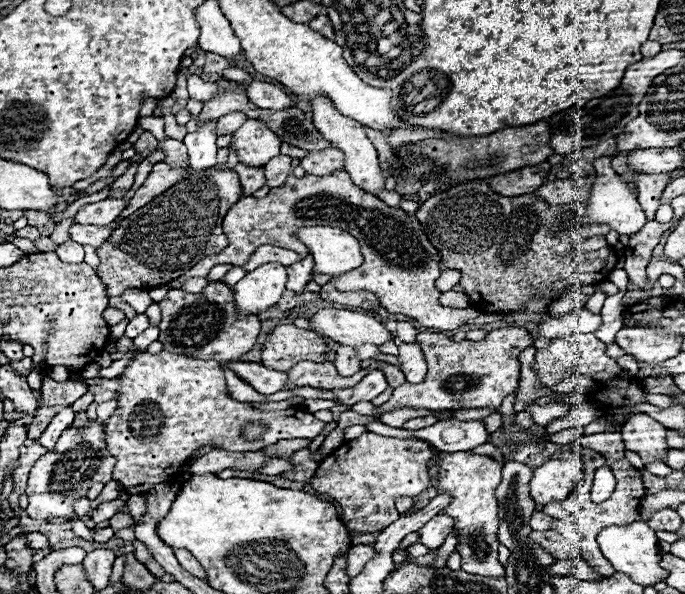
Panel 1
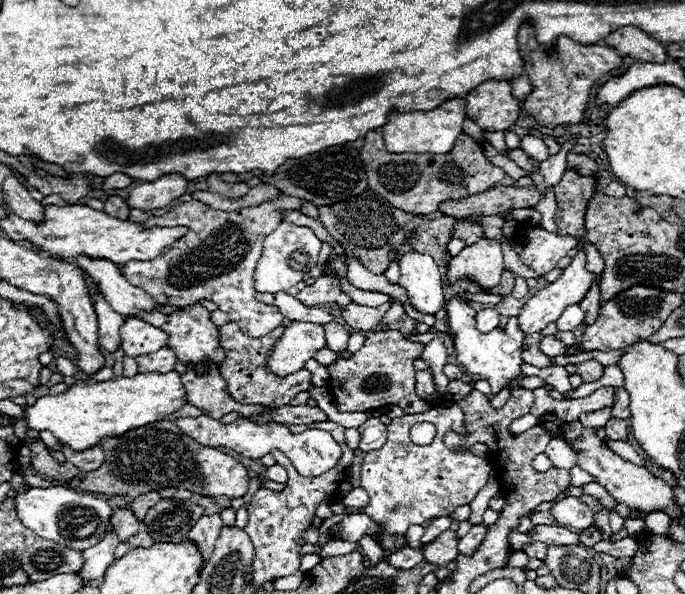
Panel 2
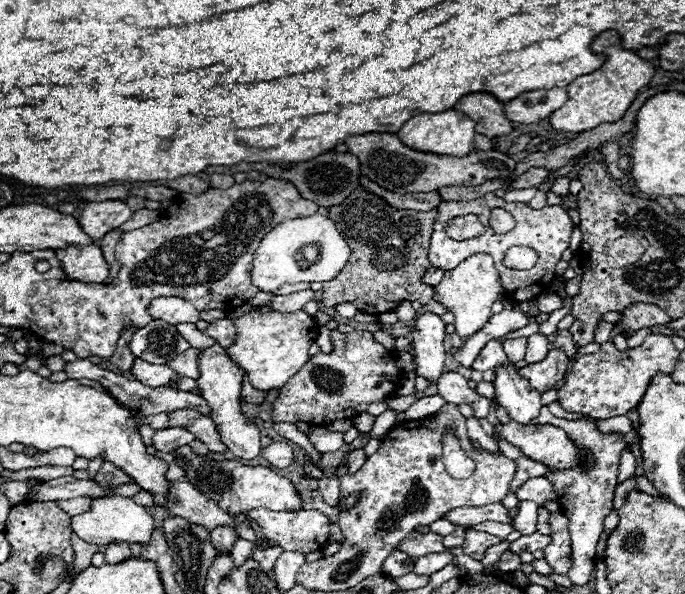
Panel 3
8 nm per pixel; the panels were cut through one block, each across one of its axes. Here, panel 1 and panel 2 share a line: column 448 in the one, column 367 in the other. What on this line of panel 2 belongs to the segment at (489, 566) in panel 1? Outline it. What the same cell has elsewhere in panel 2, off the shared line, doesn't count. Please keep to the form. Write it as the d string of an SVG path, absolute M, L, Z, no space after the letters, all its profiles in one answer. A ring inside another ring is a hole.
M446 402L446 406L438 406L434 410L428 410L424 414L404 414L400 418L392 418L392 422L386 426L388 428L388 438L386 444L380 450L372 450L364 456L362 460L362 478L360 478L360 486L368 492L370 496L370 504L364 508L352 508L346 506L346 514L368 514L378 526L380 526L380 534L406 534L406 530L412 524L422 524L426 520L432 518L440 518L440 514L452 514L458 506L462 504L470 504L474 500L474 496L478 494L478 490L486 484L492 466L486 458L480 458L472 452L450 452L444 446L444 434L448 428L462 432L462 422L464 422L464 412L456 402ZM418 422L430 422L436 426L436 436L428 446L416 446L410 440L410 426L418 424Z

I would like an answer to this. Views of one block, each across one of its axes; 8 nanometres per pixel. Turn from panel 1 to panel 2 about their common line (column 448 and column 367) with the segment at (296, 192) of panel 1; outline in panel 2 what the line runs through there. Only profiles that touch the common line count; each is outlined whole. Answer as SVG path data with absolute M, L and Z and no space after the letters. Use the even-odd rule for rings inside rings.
M350 304L346 310L342 310L342 318L346 324L354 330L372 330L374 326L380 324L380 318L384 312L390 308L390 304L382 304L378 308L364 308L360 304Z

